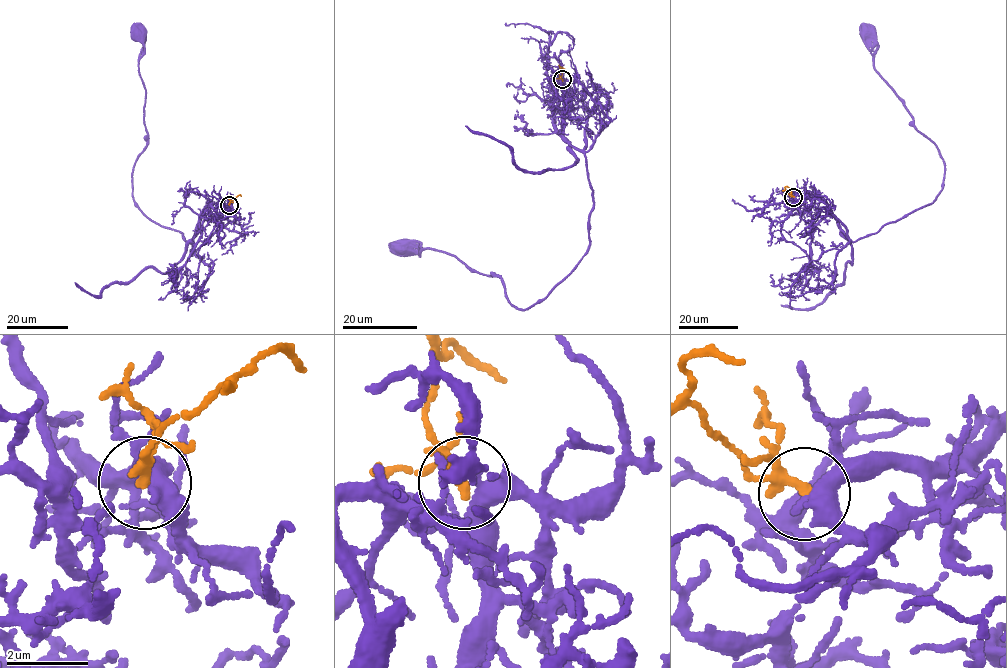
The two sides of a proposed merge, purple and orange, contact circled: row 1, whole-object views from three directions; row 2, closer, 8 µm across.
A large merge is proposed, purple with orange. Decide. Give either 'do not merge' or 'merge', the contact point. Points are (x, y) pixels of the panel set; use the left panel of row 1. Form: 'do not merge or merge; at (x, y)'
merge; at (229, 205)

